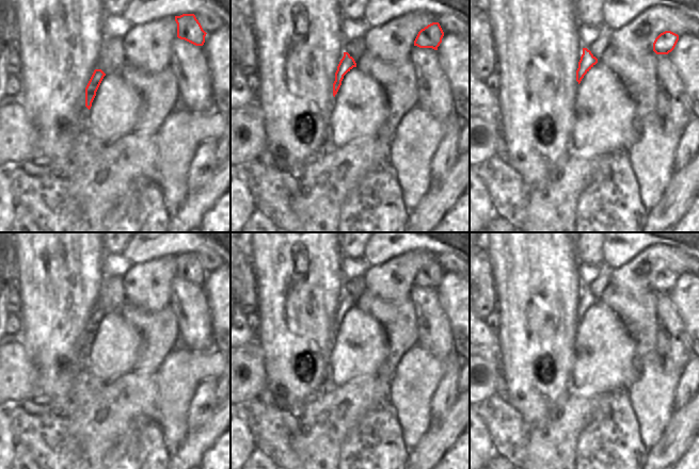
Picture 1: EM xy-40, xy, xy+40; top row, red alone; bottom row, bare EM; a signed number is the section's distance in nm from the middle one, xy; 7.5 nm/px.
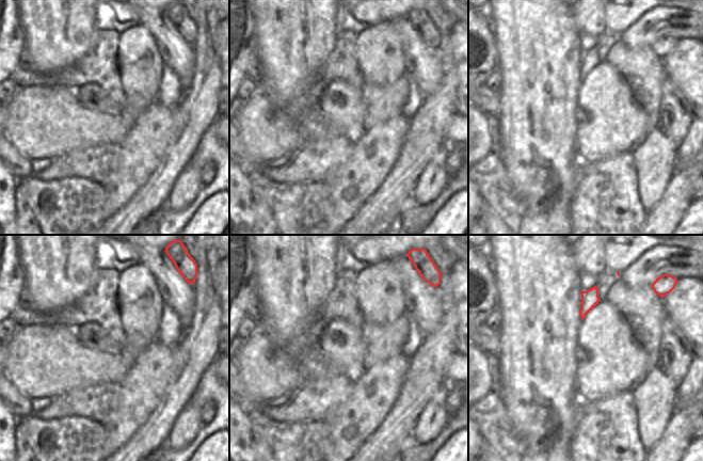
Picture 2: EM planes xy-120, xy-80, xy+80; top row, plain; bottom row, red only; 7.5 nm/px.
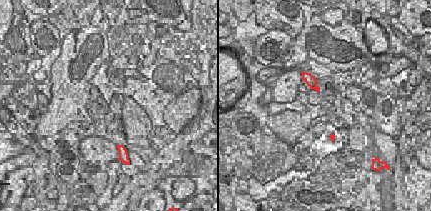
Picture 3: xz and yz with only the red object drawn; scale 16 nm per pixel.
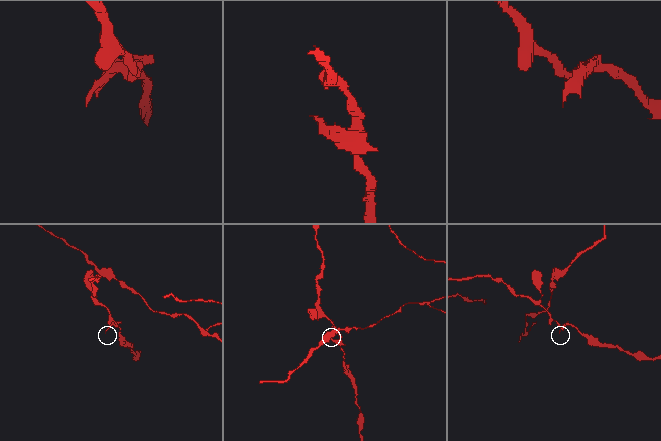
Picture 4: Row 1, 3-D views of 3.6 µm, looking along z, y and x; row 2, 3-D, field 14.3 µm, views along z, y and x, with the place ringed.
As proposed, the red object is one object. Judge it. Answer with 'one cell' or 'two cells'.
two cells

